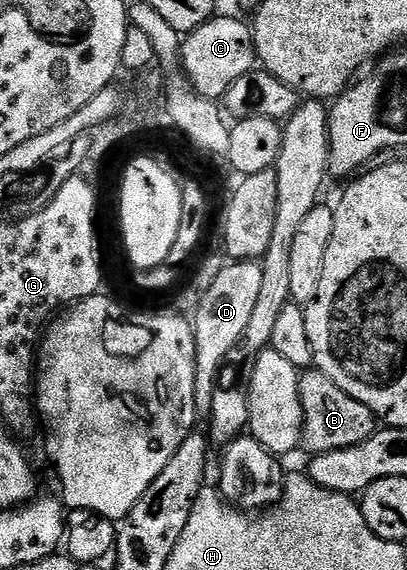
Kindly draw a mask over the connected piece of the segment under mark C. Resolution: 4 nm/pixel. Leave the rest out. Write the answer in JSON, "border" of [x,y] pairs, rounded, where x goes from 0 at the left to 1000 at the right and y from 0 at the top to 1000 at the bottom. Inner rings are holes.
{"border":[[[531,28],[494,42],[445,74],[445,118],[457,142],[467,144],[486,165],[521,175],[545,174],[592,140],[592,133],[629,121],[627,67],[617,46],[587,32]]]}

